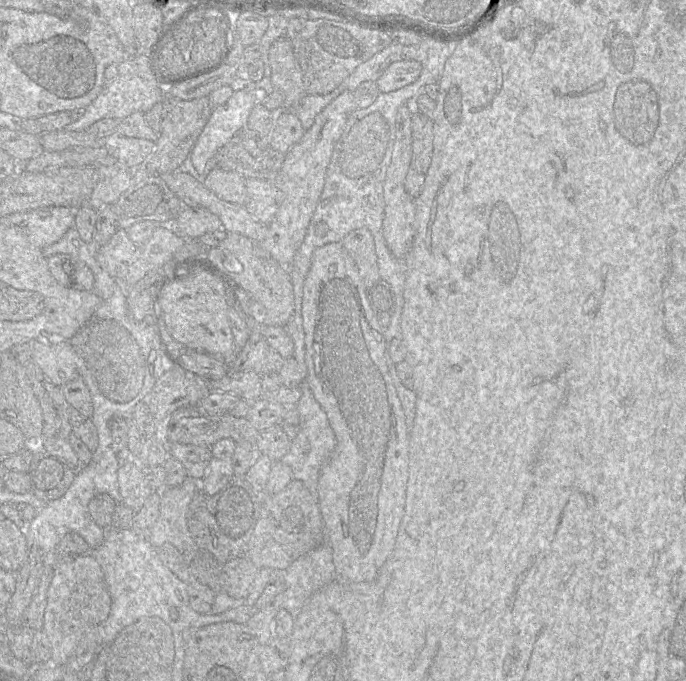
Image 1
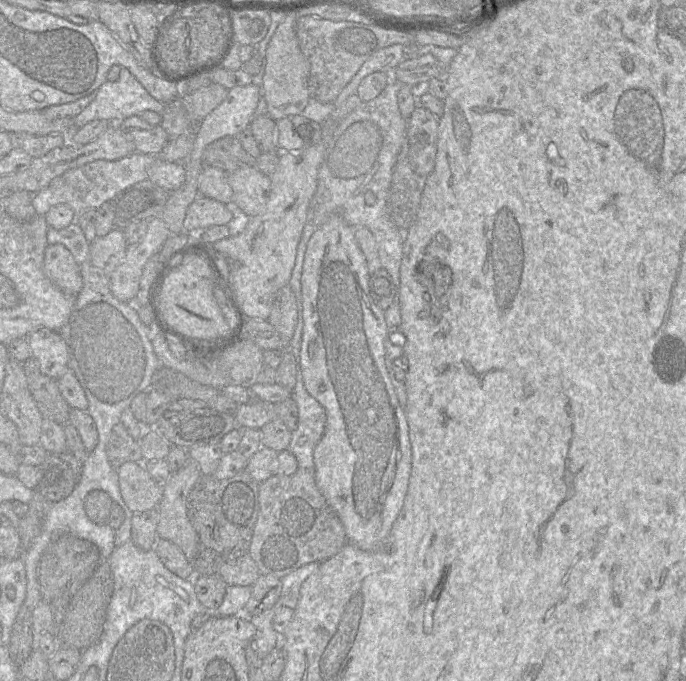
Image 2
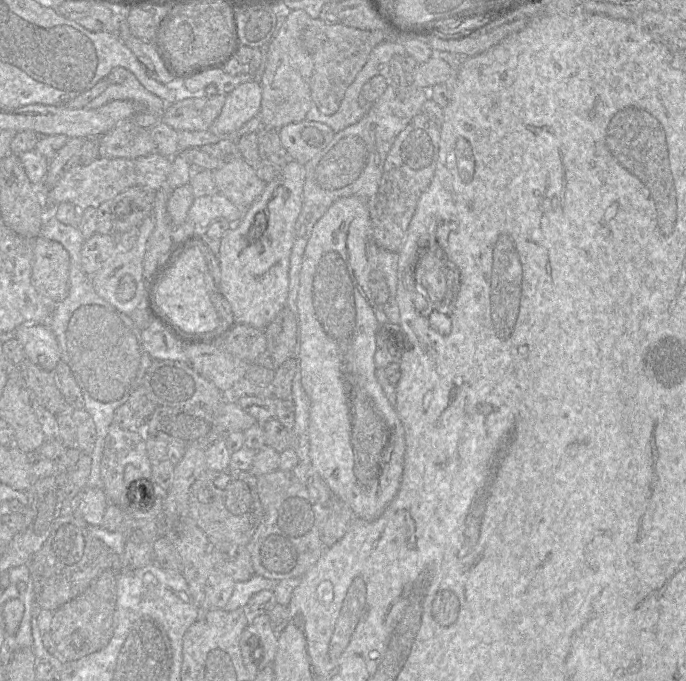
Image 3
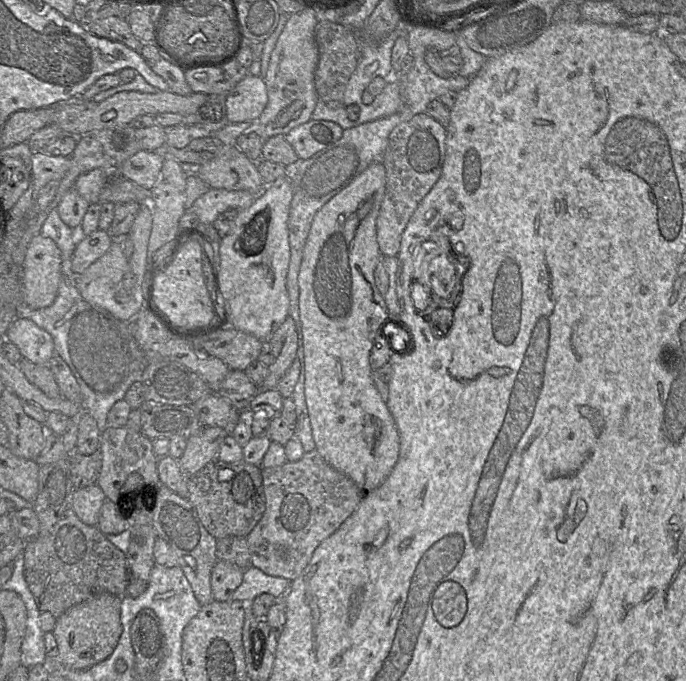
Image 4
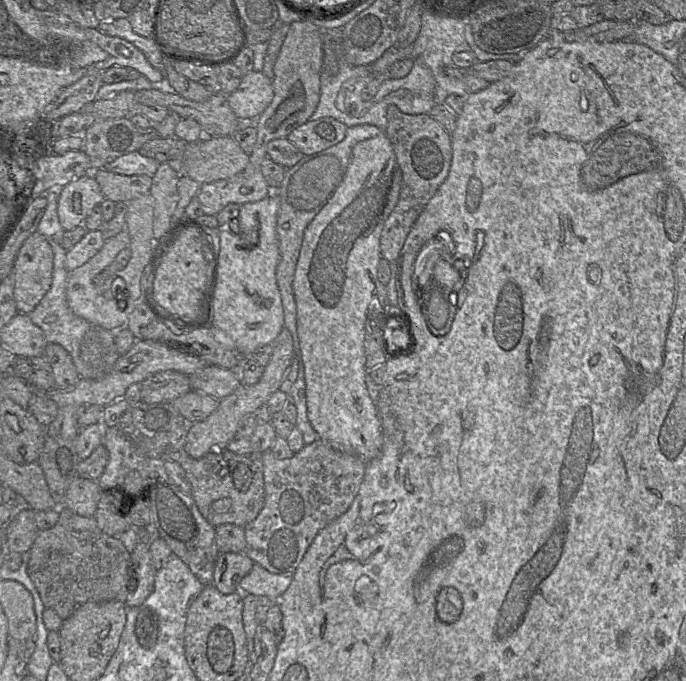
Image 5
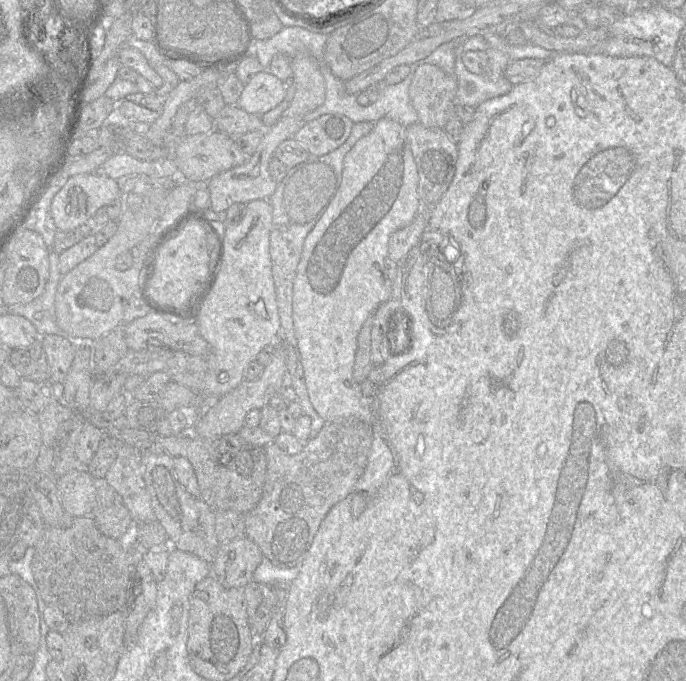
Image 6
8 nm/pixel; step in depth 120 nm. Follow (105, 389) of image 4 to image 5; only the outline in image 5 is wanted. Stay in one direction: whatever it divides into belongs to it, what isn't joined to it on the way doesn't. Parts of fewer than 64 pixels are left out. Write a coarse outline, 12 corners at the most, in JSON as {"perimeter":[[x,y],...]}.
{"perimeter":[[58,191],[37,232],[53,250],[52,283],[27,315],[67,350],[80,378],[99,379],[120,356],[117,329],[77,316],[66,296]]}

